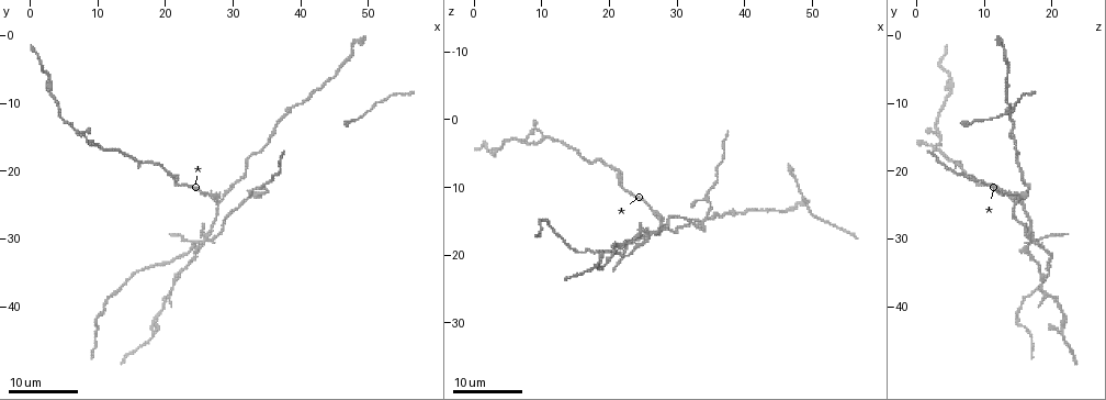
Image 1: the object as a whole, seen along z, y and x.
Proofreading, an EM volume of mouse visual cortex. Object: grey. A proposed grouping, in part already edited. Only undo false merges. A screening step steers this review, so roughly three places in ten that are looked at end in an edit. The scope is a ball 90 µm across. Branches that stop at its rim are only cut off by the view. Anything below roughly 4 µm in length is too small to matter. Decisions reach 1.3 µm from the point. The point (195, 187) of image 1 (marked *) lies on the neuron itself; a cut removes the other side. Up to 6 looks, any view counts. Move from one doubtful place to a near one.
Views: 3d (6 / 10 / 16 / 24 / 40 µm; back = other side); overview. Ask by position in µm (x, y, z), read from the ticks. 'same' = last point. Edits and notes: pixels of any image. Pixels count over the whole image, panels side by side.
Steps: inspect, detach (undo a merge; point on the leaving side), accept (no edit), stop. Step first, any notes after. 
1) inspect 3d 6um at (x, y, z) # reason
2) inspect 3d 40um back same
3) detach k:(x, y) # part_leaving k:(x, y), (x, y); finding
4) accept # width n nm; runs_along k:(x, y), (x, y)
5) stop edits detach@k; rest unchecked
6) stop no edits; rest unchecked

inspect 3d 16um at (25.0, 30.5, 17.5) # four arms meet

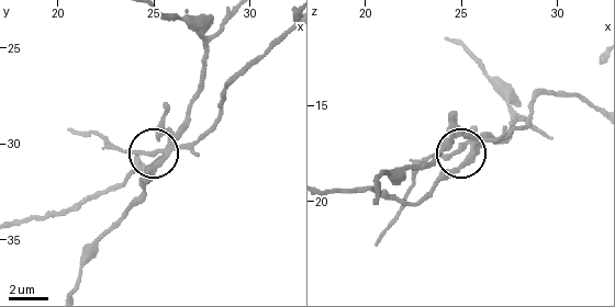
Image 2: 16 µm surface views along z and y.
inspect 3d 10um at (25.1, 30.6, 17.1)

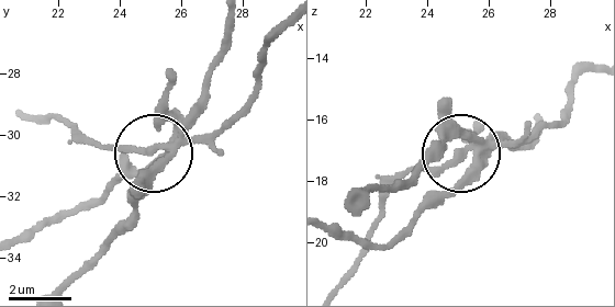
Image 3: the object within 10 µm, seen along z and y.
detach 3:(222, 150) # part_leaving 3:(183, 137), (212, 135), (244, 105), (261, 56), (282, 35); a second neuron is stuck on

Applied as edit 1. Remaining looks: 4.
inspect 3d 24um at (27.5, 24.5, 16.0) # thin arm on a thick one

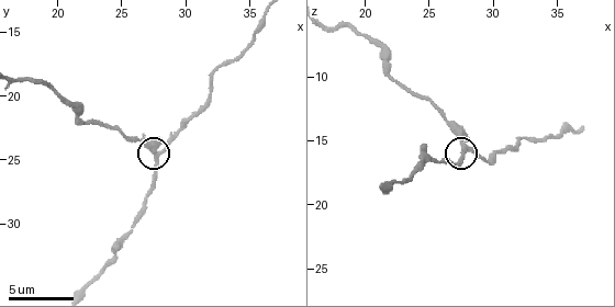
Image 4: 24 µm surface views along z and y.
inspect 3d 10um same # closer look

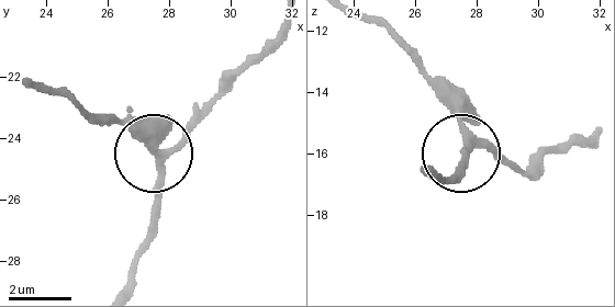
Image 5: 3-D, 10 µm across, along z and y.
accept # width 240 nm; continuous, no second neuron

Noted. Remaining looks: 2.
inspect 3d 16um at (8.5, 15.0, 3.5)

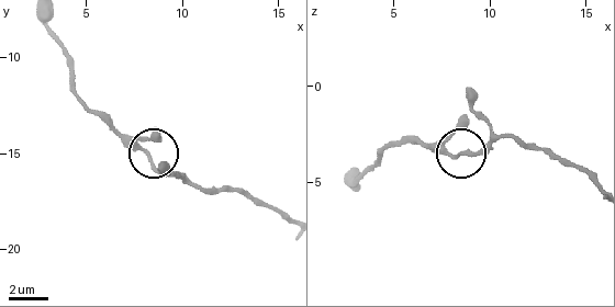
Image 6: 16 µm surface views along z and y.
inspect 3d 10um at (8.1, 15.0, 3.7)

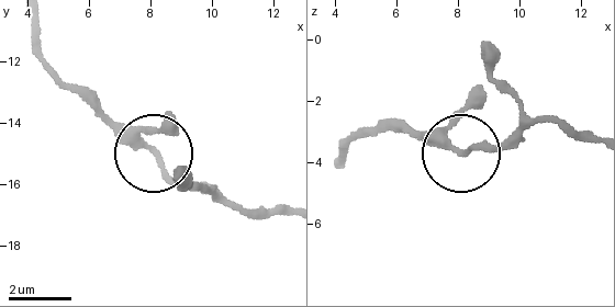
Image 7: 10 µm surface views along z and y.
accept # runs_along 7:(593, 138), (538, 122), (491, 146), (451, 148), (407, 125); one neuron here

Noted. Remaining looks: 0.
stop edits detach@3; rest unchecked

